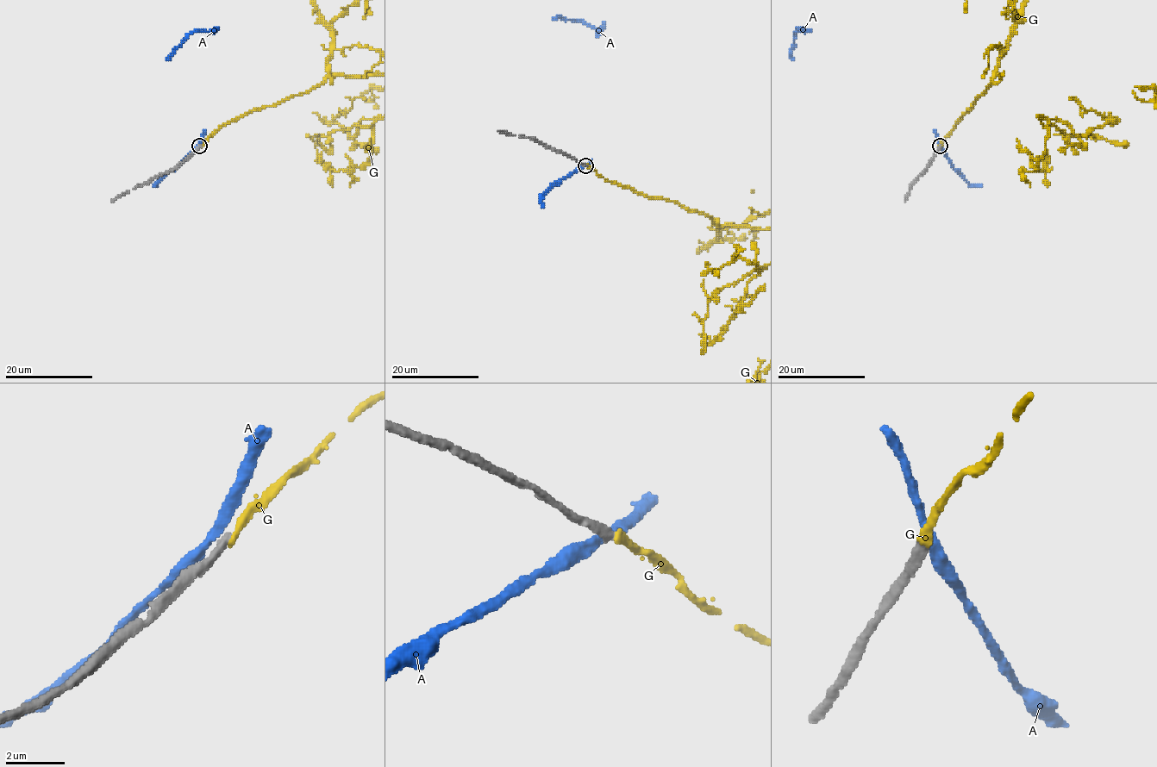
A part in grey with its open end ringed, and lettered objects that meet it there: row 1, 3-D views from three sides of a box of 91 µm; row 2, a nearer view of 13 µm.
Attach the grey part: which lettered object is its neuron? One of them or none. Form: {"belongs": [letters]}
{"belongs": []}

